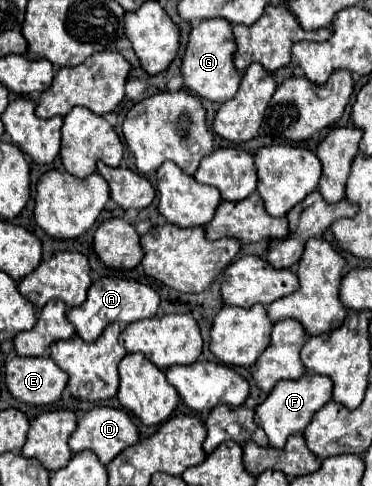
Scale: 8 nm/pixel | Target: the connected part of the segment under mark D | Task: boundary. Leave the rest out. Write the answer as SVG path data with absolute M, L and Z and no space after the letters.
M94 407L90 409L80 421L76 431L70 437L70 449L72 453L80 453L84 449L92 449L98 459L108 465L116 455L120 455L126 447L134 445L138 441L138 427L134 425L132 417L124 409L114 409L114 407Z

